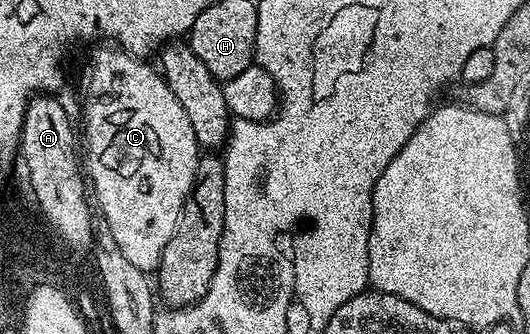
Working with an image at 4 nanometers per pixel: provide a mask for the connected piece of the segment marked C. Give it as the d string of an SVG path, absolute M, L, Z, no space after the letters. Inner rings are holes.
M104 47L99 54L94 87L90 89L89 110L84 114L84 169L92 186L93 198L95 195L102 208L105 228L109 229L112 239L116 239L125 257L135 267L140 267L140 271L150 275L157 270L164 247L168 247L168 239L172 239L182 218L184 203L194 188L200 146L180 99L172 95L172 87L161 72L155 66L153 69L146 64L150 63L134 57L121 47Z

